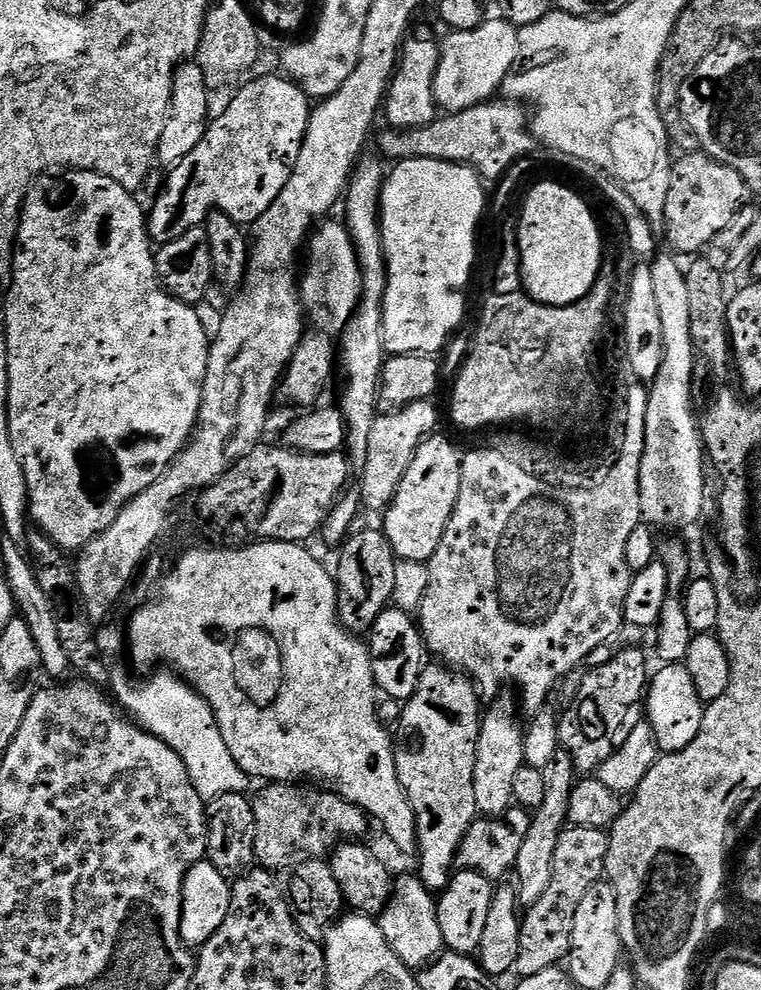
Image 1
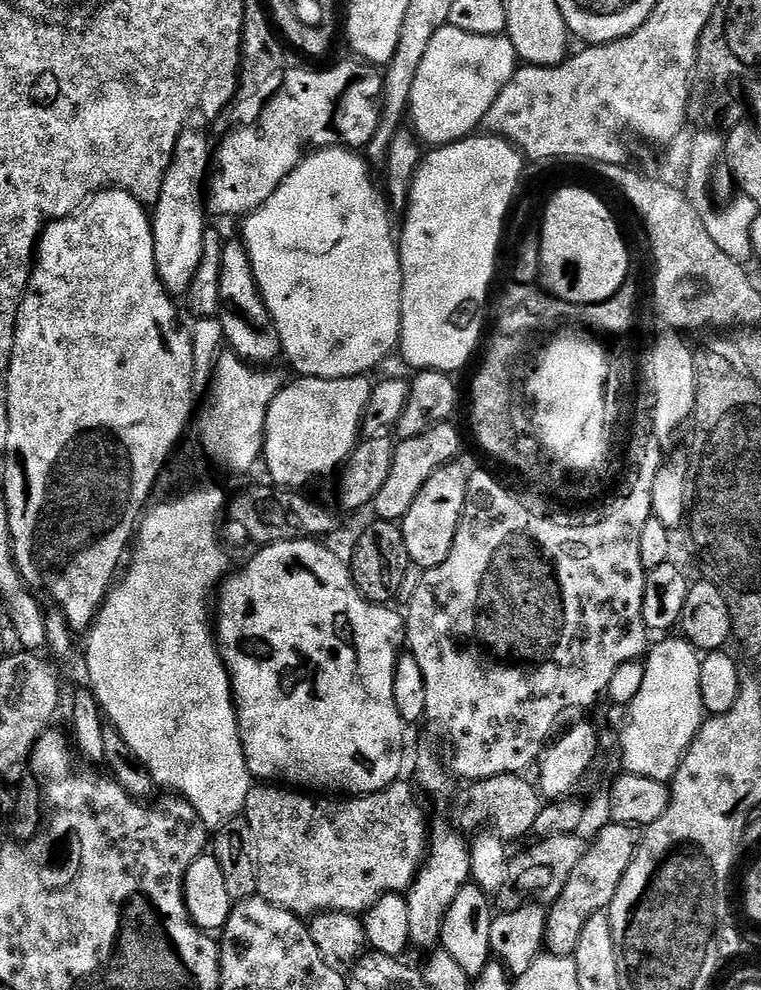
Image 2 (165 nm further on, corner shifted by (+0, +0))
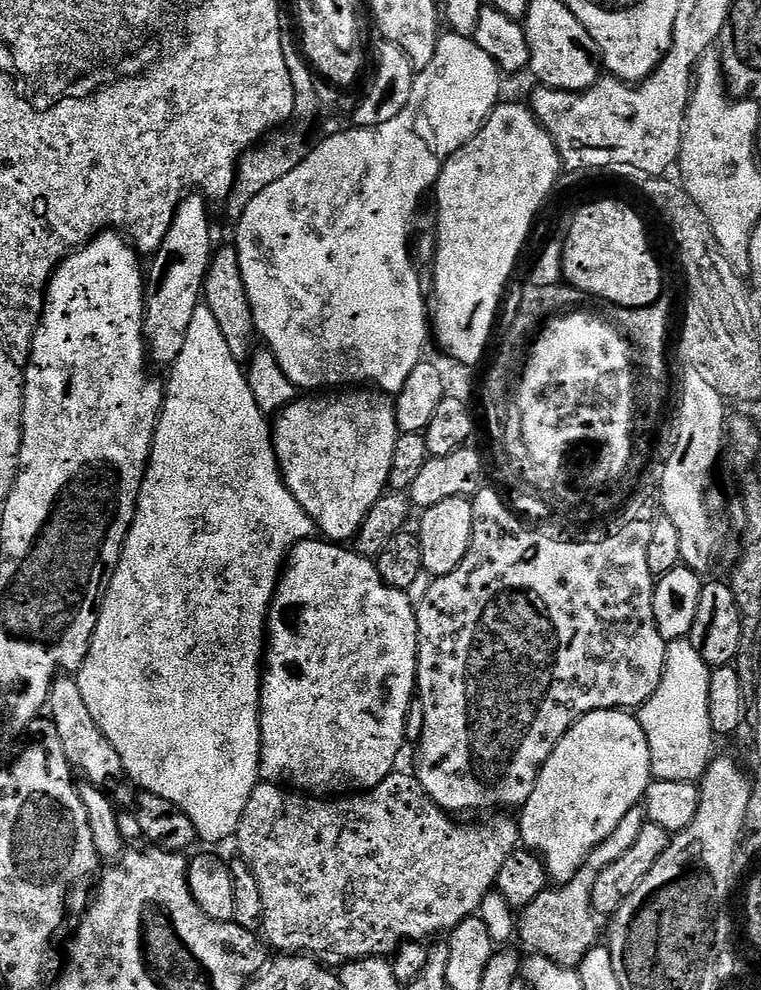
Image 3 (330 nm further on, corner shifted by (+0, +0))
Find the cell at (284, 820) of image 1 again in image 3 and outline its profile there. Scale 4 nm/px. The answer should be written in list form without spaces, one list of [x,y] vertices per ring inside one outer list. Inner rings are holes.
[[[401,770],[393,771],[391,776],[387,776],[378,787],[367,792],[349,795],[347,798],[313,798],[307,794],[301,794],[295,790],[289,790],[278,784],[265,784],[263,782],[257,784],[256,788],[250,794],[250,802],[246,802],[246,810],[242,810],[242,818],[240,824],[236,828],[236,835],[234,837],[235,843],[240,843],[240,852],[243,863],[249,864],[252,867],[253,874],[256,875],[258,882],[258,890],[262,894],[262,914],[264,915],[264,926],[262,929],[262,936],[269,945],[270,943],[276,947],[275,951],[280,954],[303,954],[315,958],[319,963],[325,966],[343,966],[349,960],[365,960],[371,956],[383,956],[385,958],[391,957],[397,950],[400,949],[402,942],[424,942],[427,941],[427,936],[436,936],[439,932],[443,934],[451,933],[452,929],[458,927],[462,921],[471,916],[477,915],[485,898],[494,891],[496,887],[496,879],[498,874],[502,874],[502,866],[506,866],[506,858],[510,858],[510,854],[514,854],[522,844],[520,839],[520,826],[515,819],[512,820],[511,815],[496,814],[493,820],[488,820],[485,824],[459,824],[459,819],[453,818],[444,809],[438,807],[435,802],[426,794],[426,790],[421,786],[419,779],[415,775],[400,772]]]

